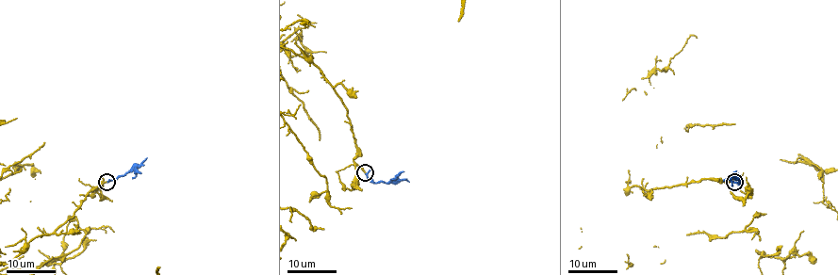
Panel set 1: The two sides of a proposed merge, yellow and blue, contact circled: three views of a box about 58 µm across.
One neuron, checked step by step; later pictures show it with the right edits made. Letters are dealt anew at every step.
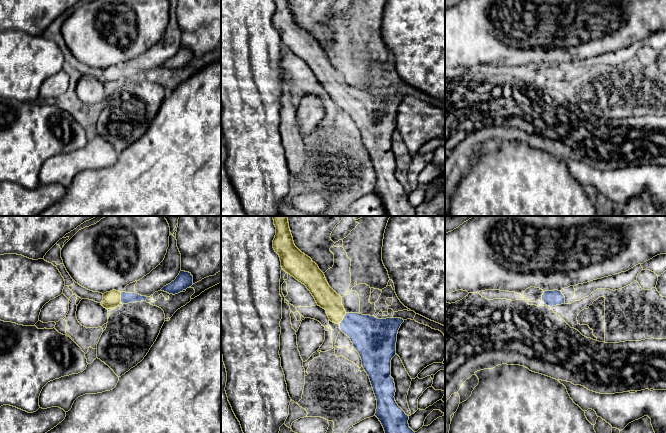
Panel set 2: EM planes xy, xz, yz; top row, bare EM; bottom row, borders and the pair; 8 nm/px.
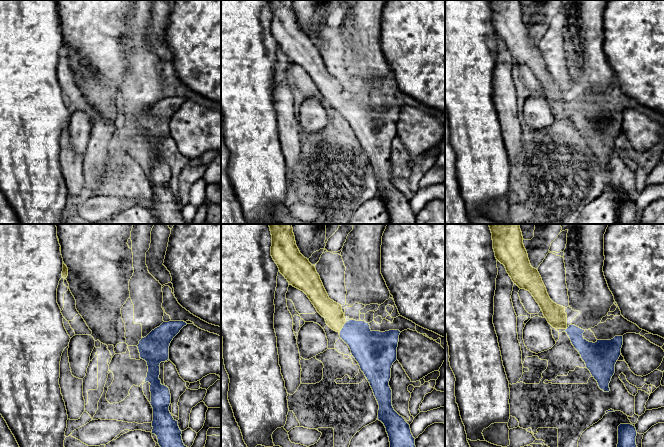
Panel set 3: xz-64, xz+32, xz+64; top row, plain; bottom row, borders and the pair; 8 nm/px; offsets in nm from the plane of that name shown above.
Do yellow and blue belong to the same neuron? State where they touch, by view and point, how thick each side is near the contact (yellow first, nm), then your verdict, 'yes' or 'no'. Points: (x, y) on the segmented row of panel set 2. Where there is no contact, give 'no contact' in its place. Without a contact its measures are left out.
xz (343, 317) | 170/300 nm | yes

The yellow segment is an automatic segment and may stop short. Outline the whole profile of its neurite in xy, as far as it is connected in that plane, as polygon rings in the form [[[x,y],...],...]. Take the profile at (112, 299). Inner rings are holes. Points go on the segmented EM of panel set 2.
[[[112,290],[103,294],[103,300],[101,305],[106,309],[113,309],[122,304],[128,304],[132,302],[145,301],[148,297],[141,296],[137,293],[126,293]]]

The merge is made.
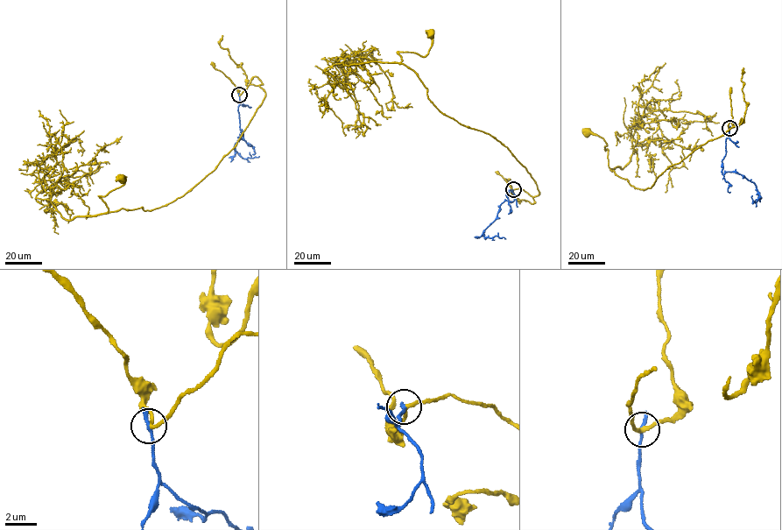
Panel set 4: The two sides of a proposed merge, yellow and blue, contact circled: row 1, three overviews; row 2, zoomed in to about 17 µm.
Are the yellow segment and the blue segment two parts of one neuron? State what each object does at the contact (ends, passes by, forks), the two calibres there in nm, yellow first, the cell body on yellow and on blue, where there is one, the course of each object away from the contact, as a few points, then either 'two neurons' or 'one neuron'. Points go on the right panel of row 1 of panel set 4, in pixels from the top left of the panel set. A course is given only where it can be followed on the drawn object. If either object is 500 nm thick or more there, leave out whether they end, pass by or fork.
yellow passes by; blue ends there; 200 nm thick on the yellow side, 240 nm on the other; cell body of yellow at (587, 131); no cell body on blue; yellow runs (729, 128), (731, 121), (732, 126), (723, 135), (672, 165), (644, 189), (609, 168), (607, 144), (587, 131); blue runs (729, 128), (722, 172), (722, 174), (736, 172), (754, 183), (759, 195), (753, 202); two neurons

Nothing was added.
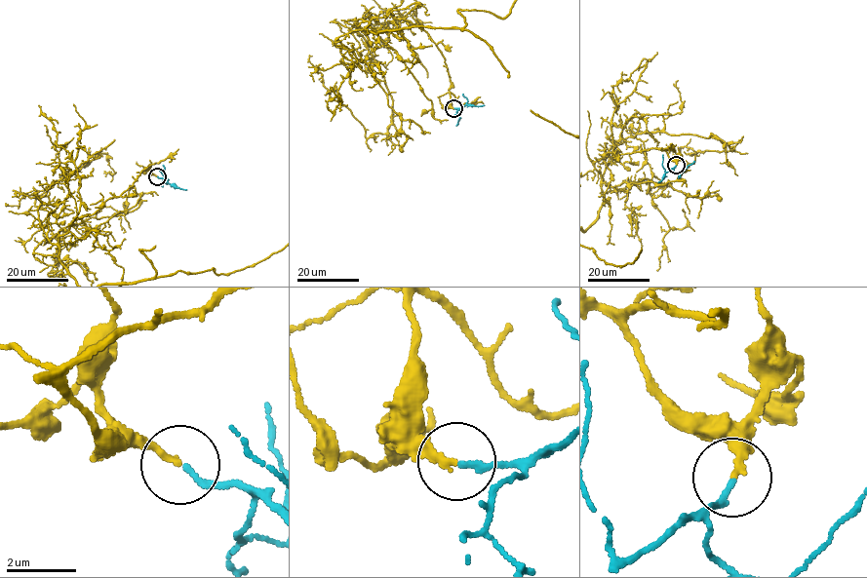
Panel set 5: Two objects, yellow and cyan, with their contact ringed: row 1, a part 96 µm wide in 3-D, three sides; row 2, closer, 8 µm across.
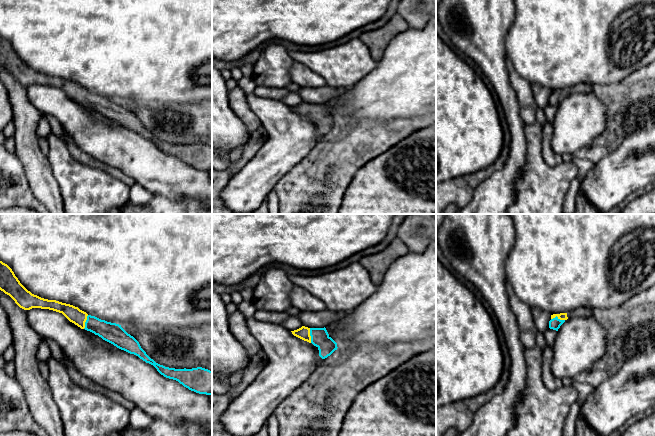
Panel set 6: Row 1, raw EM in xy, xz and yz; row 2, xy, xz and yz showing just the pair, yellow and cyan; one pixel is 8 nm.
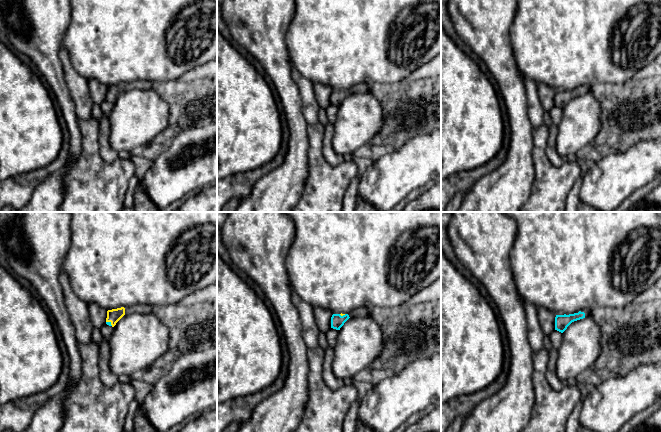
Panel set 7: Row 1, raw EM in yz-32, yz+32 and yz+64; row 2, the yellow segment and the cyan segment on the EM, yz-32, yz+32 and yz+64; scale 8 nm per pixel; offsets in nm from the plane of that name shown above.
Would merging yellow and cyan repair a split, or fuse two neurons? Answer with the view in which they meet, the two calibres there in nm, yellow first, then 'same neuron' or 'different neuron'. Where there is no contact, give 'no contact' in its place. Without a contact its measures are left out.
xz | 100/150 nm | same neuron

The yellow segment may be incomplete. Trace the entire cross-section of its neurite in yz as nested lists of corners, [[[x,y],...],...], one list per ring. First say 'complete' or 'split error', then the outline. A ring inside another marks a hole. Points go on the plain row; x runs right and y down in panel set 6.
split error; [[[567,89],[553,90],[549,97],[549,104],[558,107],[560,102],[568,95]]]

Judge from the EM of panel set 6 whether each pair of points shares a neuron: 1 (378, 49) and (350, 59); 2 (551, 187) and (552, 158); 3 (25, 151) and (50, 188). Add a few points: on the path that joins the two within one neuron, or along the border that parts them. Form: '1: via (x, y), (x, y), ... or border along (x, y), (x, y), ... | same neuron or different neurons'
1: border along (358, 38), (367, 47), (370, 56), (376, 62) | different neurons
2: border along (541, 145), (543, 160), (548, 165), (555, 166) | different neurons
3: via (32, 160), (41, 179) | same neuron

